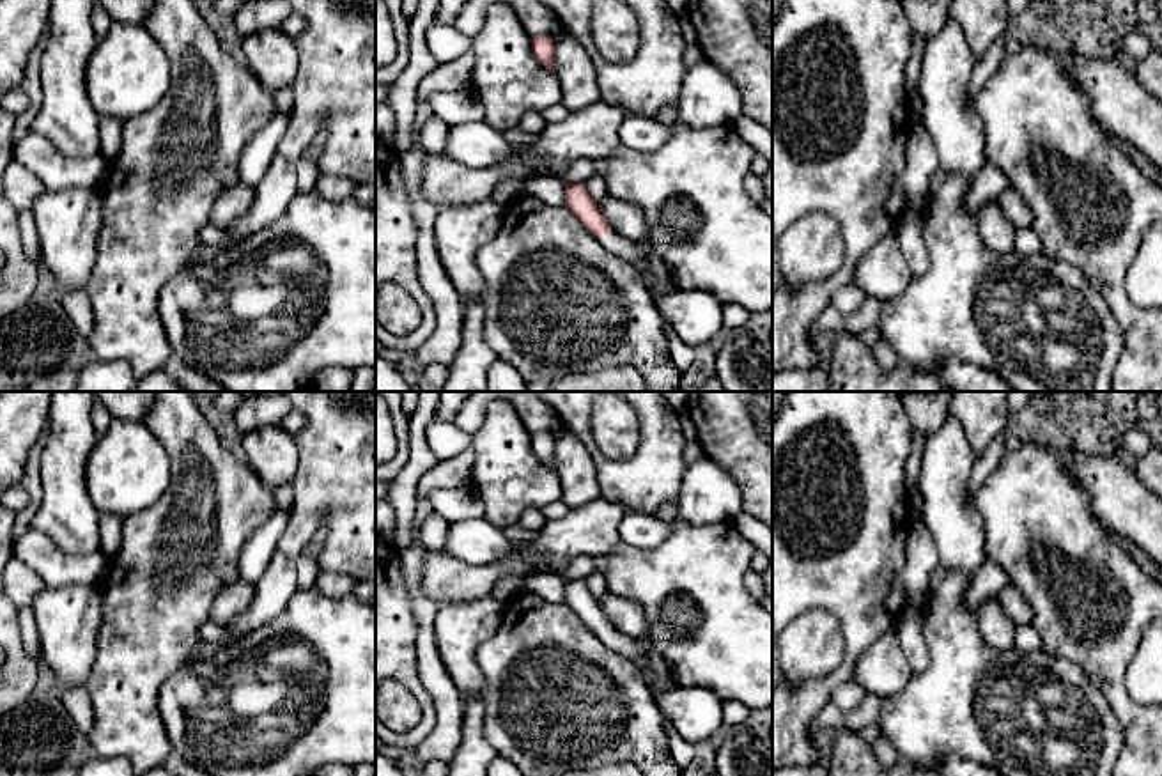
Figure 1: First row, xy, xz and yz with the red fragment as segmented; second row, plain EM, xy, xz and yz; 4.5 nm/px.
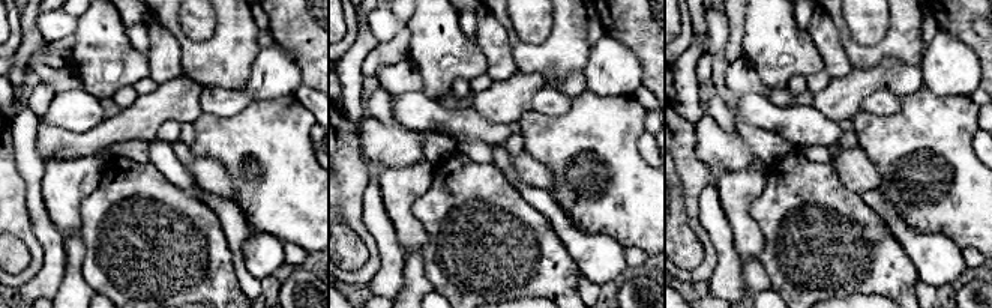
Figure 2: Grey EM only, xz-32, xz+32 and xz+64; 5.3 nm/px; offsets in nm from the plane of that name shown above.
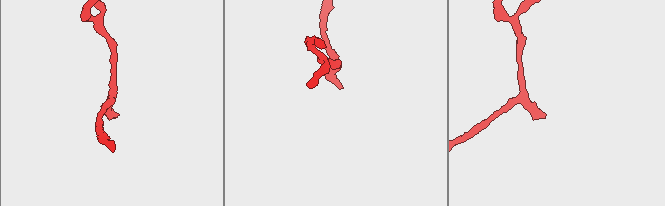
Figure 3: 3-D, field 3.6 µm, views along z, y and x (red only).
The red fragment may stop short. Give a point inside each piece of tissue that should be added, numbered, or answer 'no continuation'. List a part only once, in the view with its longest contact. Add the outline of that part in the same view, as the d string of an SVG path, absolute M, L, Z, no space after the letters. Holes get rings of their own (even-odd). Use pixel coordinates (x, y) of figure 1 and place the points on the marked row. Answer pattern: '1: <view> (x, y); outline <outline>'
1: xz (695, 316); outline M606 232L597 237L609 252L632 262L650 287L655 305L668 326L689 347L712 342L723 326L723 303L703 289L675 289L664 294L654 292L654 278L641 253L641 244L636 244L615 232Z

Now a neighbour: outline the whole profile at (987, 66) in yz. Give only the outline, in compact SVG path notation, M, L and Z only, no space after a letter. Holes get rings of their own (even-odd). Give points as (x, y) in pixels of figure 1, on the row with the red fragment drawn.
M1004 34L992 43L988 51L983 55L983 58L976 64L972 78L971 78L971 96L974 97L985 81L997 71L1001 60L1008 53Z

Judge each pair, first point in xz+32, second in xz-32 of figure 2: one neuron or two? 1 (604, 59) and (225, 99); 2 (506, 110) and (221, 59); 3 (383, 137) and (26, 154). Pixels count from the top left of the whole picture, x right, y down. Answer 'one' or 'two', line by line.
1: one
2: two
3: two

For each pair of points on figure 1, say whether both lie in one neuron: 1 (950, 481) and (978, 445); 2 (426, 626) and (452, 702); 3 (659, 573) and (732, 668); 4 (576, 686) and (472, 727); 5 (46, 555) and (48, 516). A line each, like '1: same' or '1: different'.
1: different
2: same
3: same
4: different
5: different

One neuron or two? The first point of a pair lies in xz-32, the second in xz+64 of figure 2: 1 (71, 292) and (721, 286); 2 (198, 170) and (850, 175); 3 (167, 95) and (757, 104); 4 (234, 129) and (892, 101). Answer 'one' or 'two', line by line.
1: two
2: one
3: two
4: two

